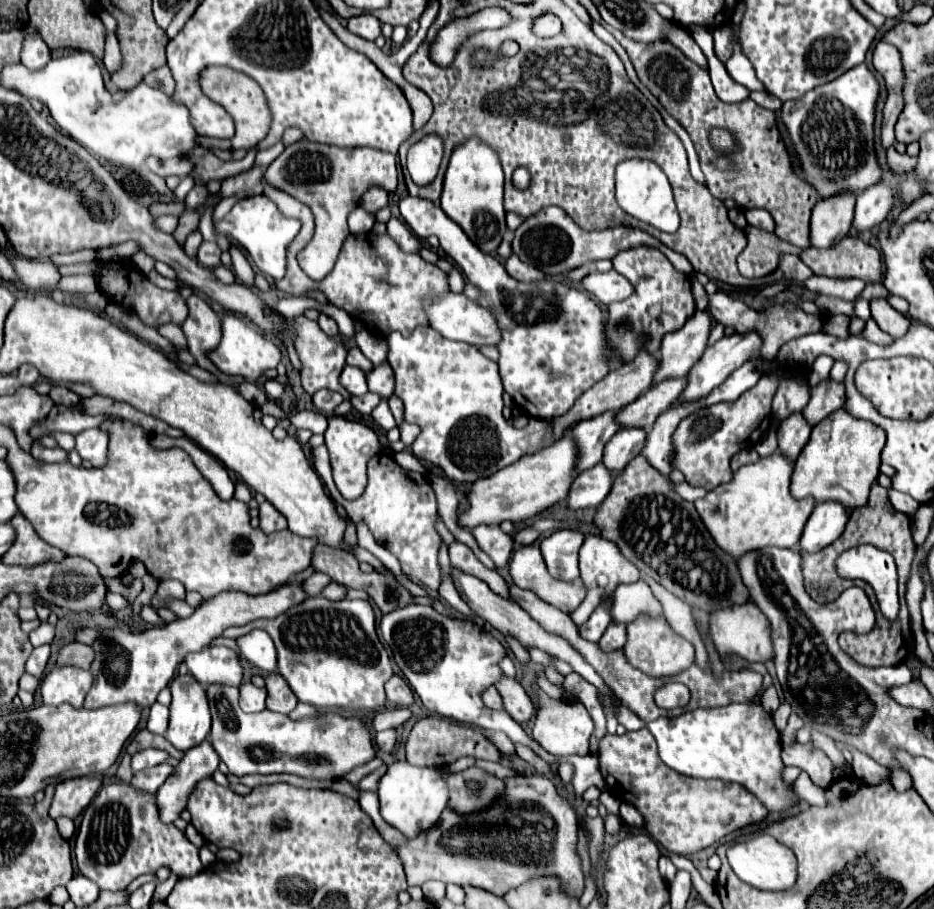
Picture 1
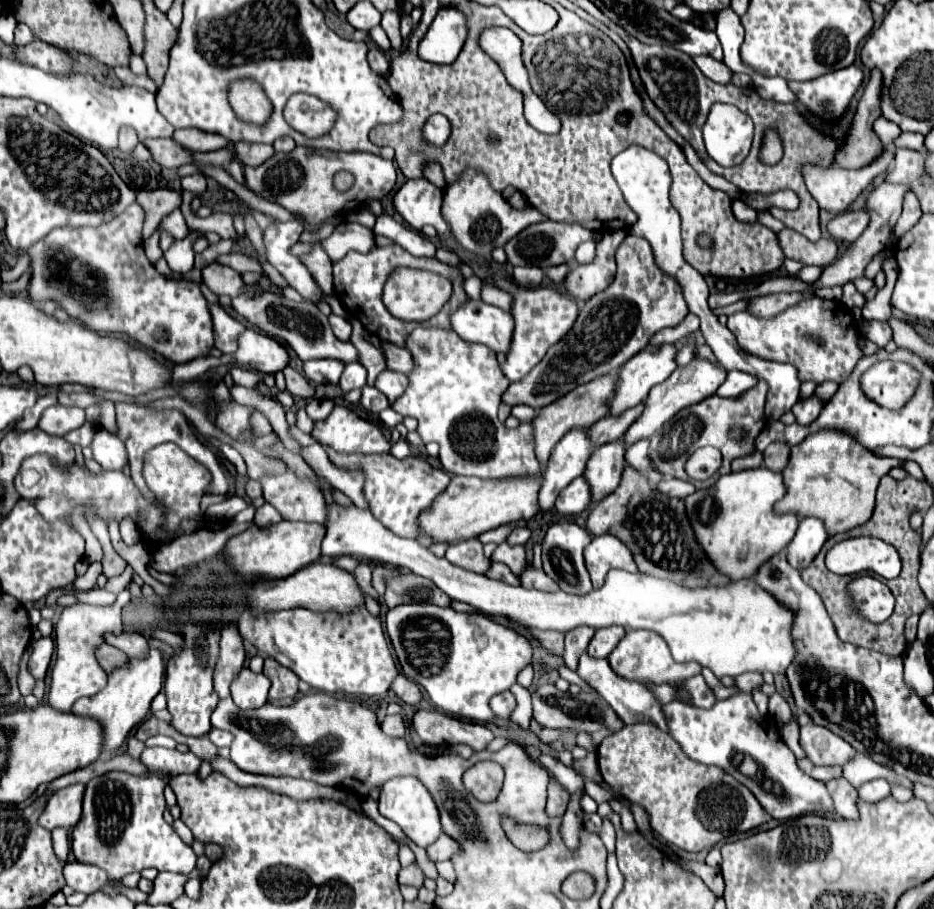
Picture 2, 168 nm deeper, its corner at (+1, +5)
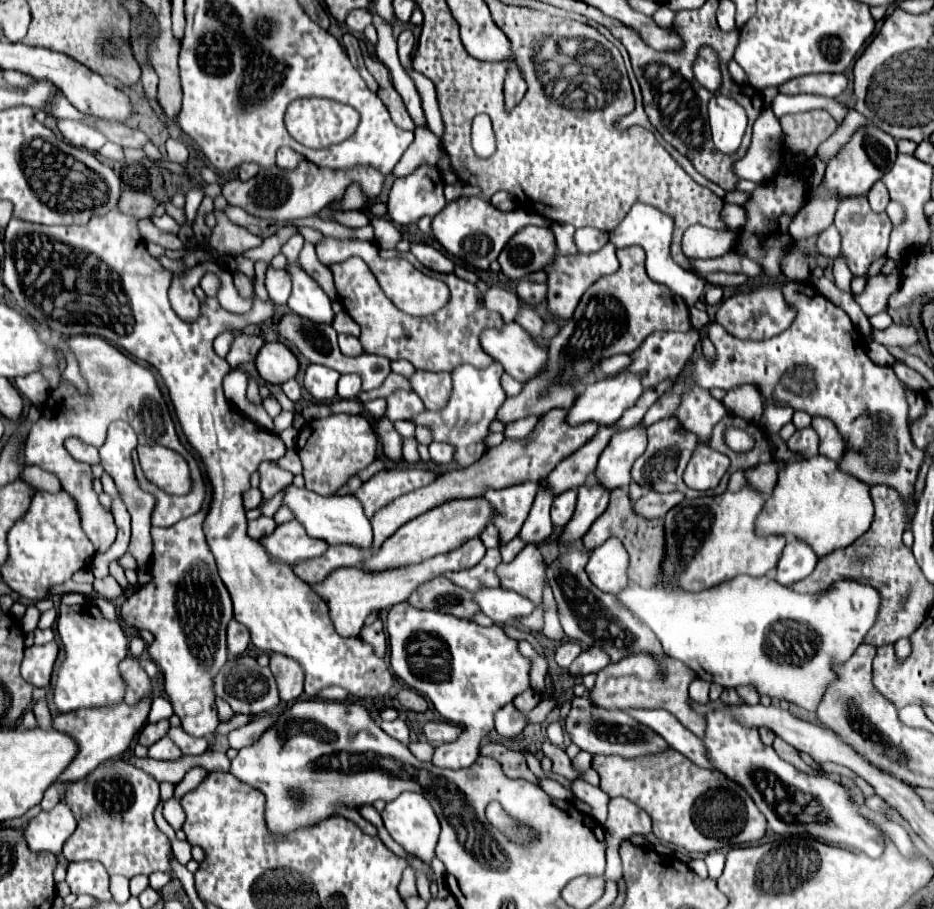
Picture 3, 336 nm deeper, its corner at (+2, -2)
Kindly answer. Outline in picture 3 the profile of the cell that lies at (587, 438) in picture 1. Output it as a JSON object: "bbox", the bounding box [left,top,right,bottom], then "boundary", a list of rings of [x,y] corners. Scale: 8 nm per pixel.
{"bbox":[519,485,553,545],"boundary":[[[541,485],[539,491],[537,491],[537,497],[535,497],[535,503],[531,507],[531,513],[529,513],[529,517],[525,519],[525,523],[519,531],[519,537],[525,543],[539,545],[541,541],[549,539],[549,535],[553,533],[553,525],[551,525],[551,517],[549,517],[551,503],[553,503],[553,493],[549,493]]]}

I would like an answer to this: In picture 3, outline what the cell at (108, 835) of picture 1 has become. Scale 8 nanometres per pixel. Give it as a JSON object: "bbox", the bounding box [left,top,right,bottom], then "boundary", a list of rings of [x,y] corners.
{"bbox":[63,759,173,875],"boundary":[[[109,759],[87,777],[69,783],[63,801],[77,819],[75,833],[65,841],[67,861],[99,861],[109,875],[151,875],[155,871],[173,873],[169,865],[171,843],[159,831],[153,811],[159,805],[159,781],[135,767],[127,759]]]}

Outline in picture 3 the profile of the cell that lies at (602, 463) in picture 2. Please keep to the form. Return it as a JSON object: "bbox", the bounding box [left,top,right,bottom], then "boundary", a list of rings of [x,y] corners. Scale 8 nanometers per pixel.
{"bbox":[559,483,609,545],"boundary":[[[585,483],[583,487],[579,487],[575,513],[571,521],[565,525],[563,533],[559,535],[559,541],[563,545],[569,545],[581,539],[589,531],[593,521],[605,511],[607,503],[609,503],[609,491],[605,491],[603,487],[593,485],[593,483]]]}

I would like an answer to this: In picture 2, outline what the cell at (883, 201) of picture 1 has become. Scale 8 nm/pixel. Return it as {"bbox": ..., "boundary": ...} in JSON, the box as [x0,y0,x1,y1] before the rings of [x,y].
{"bbox":[828,208,870,242],"boundary":[[[864,208],[862,210],[848,210],[844,214],[838,214],[828,224],[828,232],[836,240],[854,242],[866,230],[868,222],[870,222],[870,218],[868,218],[868,212]]]}

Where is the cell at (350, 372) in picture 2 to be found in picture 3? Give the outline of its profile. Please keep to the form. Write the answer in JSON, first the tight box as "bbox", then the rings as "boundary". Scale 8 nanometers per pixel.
{"bbox":[337,375,361,399],"boundary":[[[341,375],[337,383],[337,395],[341,399],[355,399],[361,391],[361,377],[357,375]]]}

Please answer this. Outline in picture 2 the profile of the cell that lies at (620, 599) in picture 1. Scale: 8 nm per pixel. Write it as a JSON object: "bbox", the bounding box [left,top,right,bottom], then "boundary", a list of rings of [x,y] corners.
{"bbox":[322,506,794,678],"boundary":[[[328,506],[328,524],[326,524],[326,536],[322,542],[322,556],[354,556],[360,560],[378,560],[382,564],[390,564],[392,568],[408,568],[410,572],[428,578],[434,582],[442,592],[446,592],[452,600],[466,602],[474,606],[476,610],[482,610],[488,616],[500,616],[500,618],[514,618],[516,622],[522,622],[524,626],[534,626],[538,630],[560,630],[568,632],[576,626],[624,626],[624,630],[636,630],[646,628],[652,632],[658,632],[666,644],[670,646],[670,652],[674,660],[688,662],[694,660],[700,666],[708,666],[716,678],[722,676],[740,676],[744,672],[772,672],[772,674],[784,674],[786,666],[790,664],[790,658],[794,658],[794,646],[790,642],[790,612],[782,610],[766,590],[762,590],[752,578],[736,580],[730,586],[720,588],[706,588],[706,590],[686,590],[684,586],[678,586],[674,582],[666,582],[642,572],[626,572],[626,570],[610,570],[606,582],[602,588],[592,590],[584,596],[572,596],[562,590],[558,592],[540,592],[540,590],[528,590],[524,586],[506,586],[504,582],[494,582],[488,576],[468,572],[464,568],[458,568],[450,564],[446,558],[436,558],[428,548],[418,546],[418,542],[410,542],[402,536],[392,534],[386,530],[372,514],[370,510],[360,510],[356,506],[342,508],[342,506]]]}

